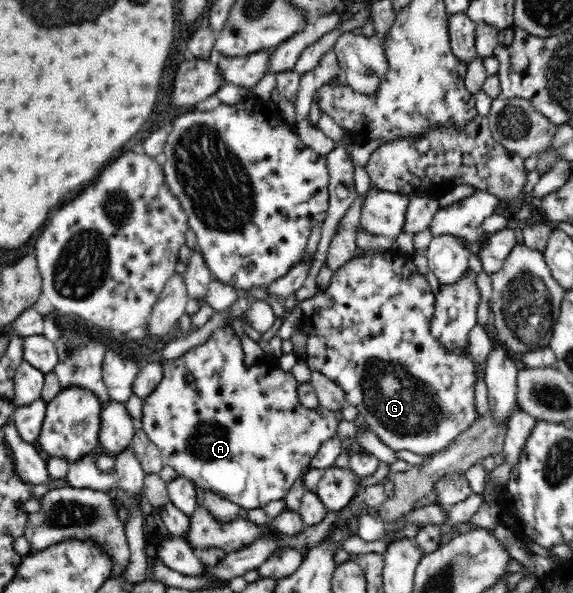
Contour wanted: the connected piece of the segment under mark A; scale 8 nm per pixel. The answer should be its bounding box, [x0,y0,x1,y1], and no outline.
[142,326,343,508]

